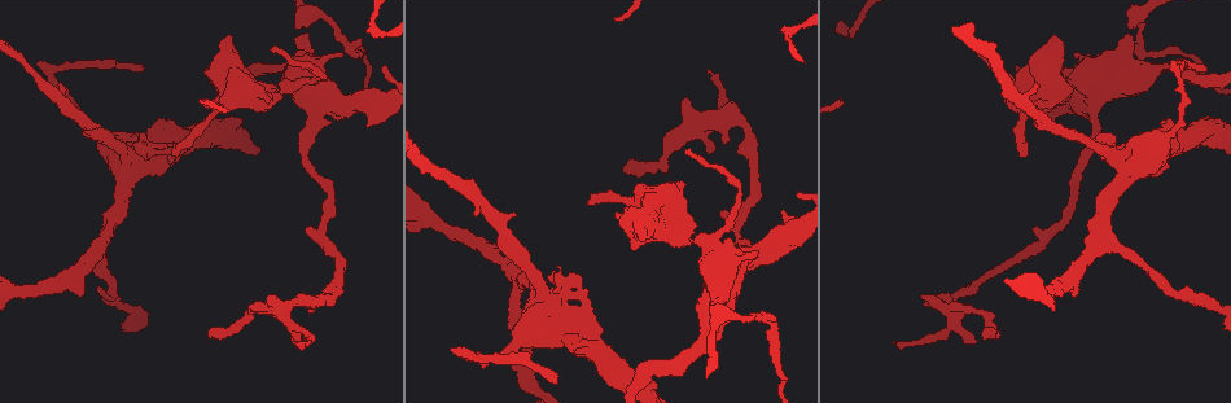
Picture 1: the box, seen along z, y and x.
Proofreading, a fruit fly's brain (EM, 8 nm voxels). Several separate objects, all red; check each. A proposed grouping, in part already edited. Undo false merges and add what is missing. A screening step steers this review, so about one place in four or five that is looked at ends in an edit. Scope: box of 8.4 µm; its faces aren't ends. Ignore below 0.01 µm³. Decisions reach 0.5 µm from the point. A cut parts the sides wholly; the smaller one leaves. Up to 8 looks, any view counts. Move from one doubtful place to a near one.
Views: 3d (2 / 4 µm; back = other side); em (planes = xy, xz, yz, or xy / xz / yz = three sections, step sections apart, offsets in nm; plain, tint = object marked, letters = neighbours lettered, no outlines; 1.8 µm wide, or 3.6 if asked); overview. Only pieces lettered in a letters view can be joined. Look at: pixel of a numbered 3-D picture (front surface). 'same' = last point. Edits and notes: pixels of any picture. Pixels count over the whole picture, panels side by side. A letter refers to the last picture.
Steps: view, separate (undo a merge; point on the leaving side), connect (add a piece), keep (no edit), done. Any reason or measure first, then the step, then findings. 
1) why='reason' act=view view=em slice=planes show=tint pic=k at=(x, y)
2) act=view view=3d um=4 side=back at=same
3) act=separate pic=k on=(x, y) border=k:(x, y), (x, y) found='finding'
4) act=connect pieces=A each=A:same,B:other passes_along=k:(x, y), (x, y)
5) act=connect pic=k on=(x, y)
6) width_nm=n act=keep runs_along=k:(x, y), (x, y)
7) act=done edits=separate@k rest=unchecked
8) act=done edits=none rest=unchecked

why='abrupt turn' act=view view=3d um=4 pic=1 at=(1125, 154)

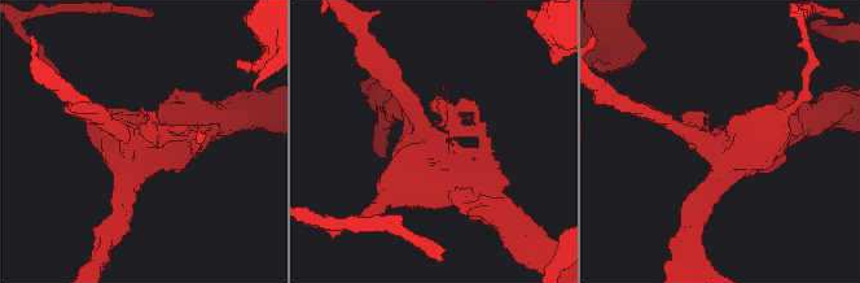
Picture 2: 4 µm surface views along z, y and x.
why='now the EM' act=view view=em um=3.6 slice=planes show=tint pic=2 at=(725, 137)

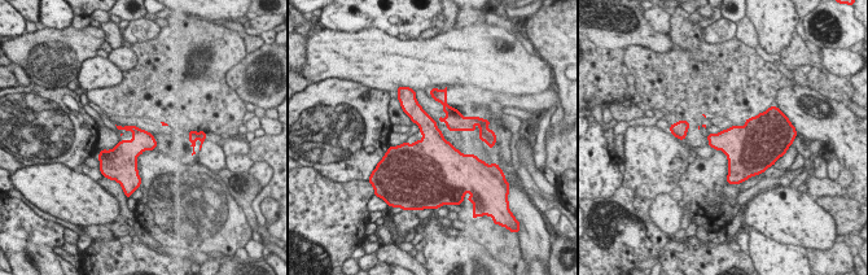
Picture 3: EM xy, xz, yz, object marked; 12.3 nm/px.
why='see the neighbours' act=view view=em um=3.6 slice=planes show=letters at=same

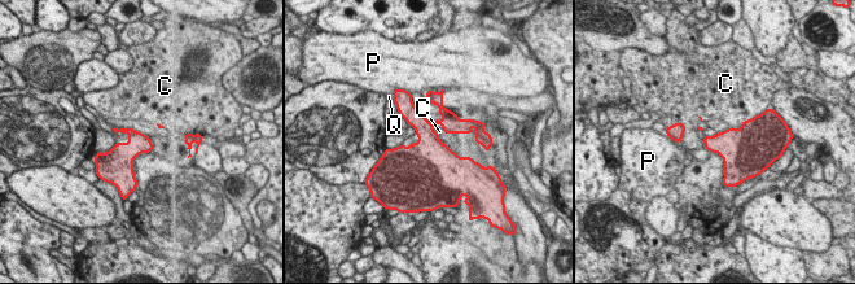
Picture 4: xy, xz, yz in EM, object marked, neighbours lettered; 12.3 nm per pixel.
act=keep each=C:other,P:other,Q:other border=4:(757, 114), (739, 129), (717, 134) found='one neuron here'

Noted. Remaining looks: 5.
why='branch stops here' act=view view=3d um=2 side=back pic=1 at=(139, 72)

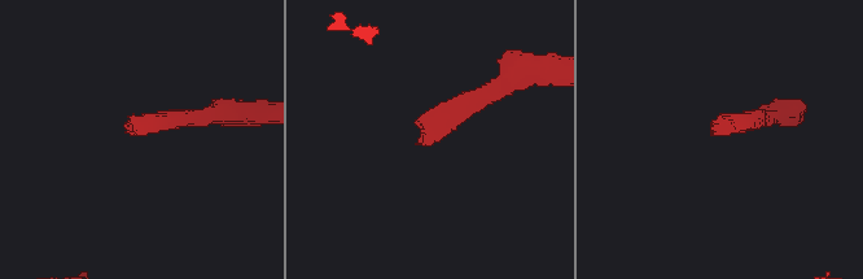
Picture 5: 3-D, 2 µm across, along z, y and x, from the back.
act=view view=em slice=planes show=letters pic=5 at=(714, 131)

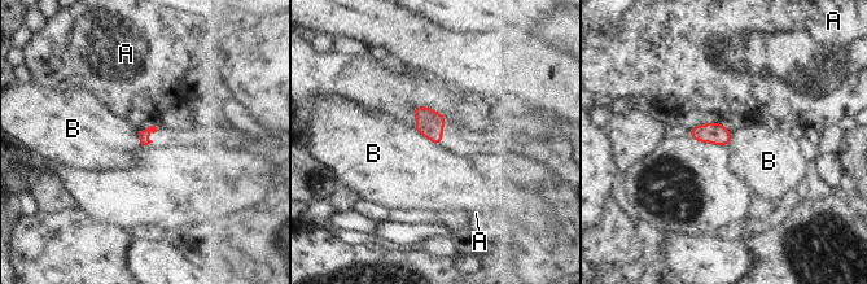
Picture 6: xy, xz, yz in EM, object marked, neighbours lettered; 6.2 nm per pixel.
act=keep each=A:other,B:other border=6:(414, 127), (438, 147) found='no lettered piece goes on from it'

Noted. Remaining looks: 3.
why='a narrow waist' act=view view=em um=3.6 slice=xy step=8 show=letters pic=1 at=(305, 81)

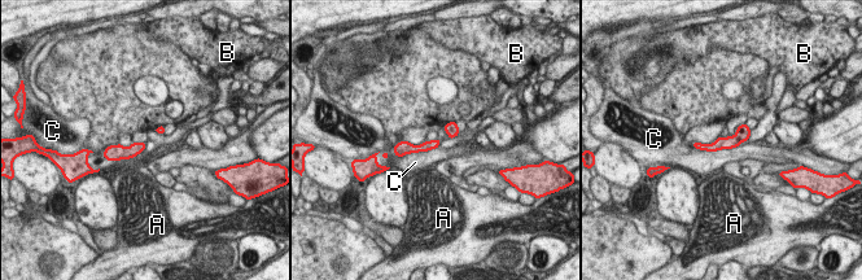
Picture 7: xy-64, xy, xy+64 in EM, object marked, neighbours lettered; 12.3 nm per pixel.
width_nm=130 act=keep each=A:other,B:other,C:other runs_along=7:(744, 127), (733, 141), (703, 147) found='continuous, no second neuron'

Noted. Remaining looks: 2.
act=done edits=none rest=unchecked

